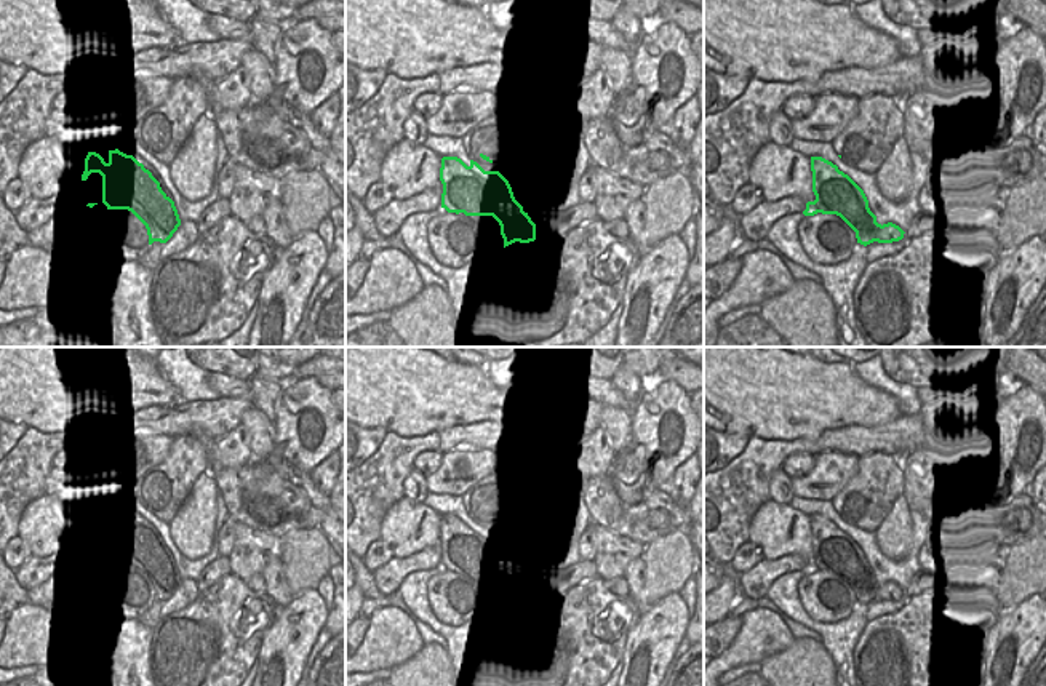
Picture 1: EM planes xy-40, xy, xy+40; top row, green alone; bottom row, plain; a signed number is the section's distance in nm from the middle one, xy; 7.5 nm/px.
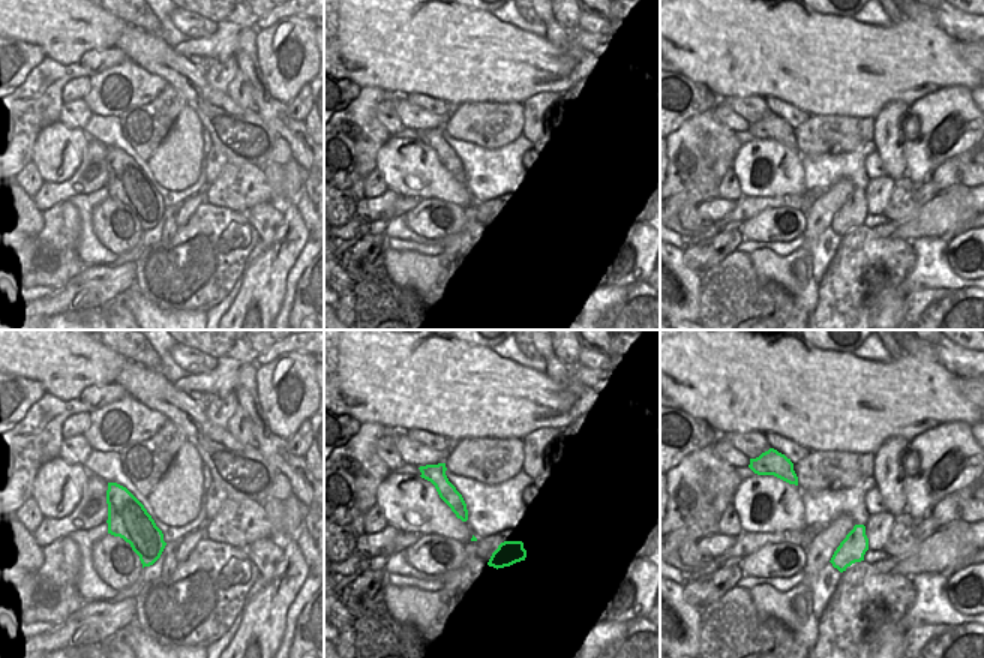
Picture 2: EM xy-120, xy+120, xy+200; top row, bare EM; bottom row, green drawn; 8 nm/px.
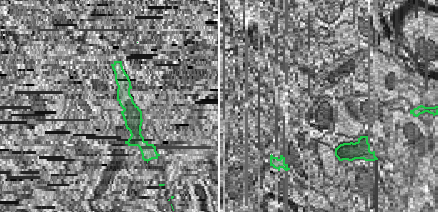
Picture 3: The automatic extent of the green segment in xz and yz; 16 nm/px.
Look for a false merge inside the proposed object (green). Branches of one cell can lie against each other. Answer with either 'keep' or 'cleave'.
cleave

